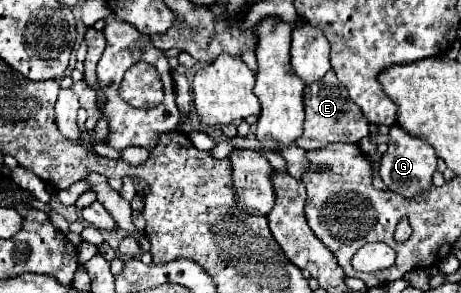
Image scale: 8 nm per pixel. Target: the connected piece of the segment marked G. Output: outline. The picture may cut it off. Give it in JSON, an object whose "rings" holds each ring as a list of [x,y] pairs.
{"rings":[[[398,123],[390,127],[388,135],[390,135],[388,151],[380,159],[380,177],[384,185],[396,189],[402,197],[412,197],[420,189],[428,189],[432,183],[432,173],[436,171],[436,161],[438,161],[434,149],[426,141],[406,133]]]}

